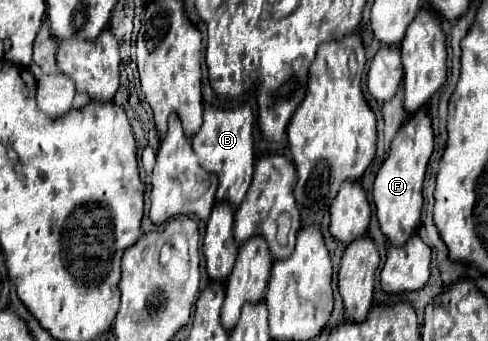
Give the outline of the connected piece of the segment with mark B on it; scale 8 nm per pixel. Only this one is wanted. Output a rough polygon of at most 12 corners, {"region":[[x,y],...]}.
{"region":[[205,105],[191,139],[217,201],[239,209],[253,179],[253,113]]}

